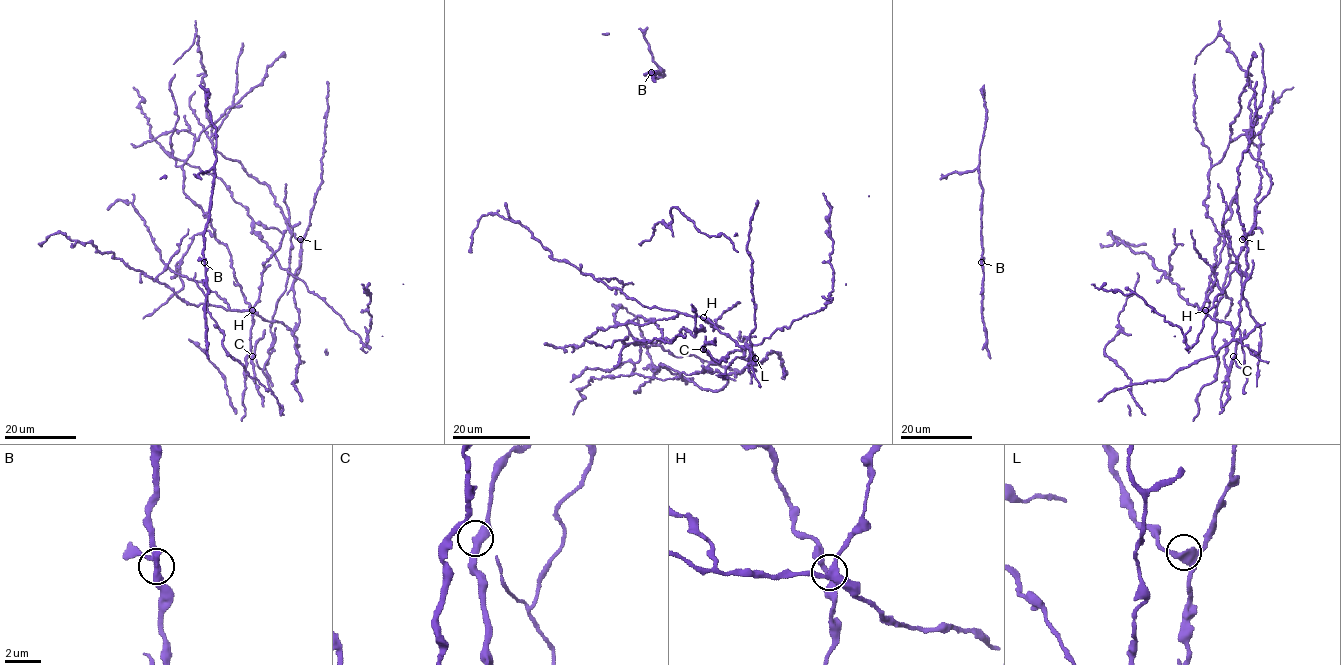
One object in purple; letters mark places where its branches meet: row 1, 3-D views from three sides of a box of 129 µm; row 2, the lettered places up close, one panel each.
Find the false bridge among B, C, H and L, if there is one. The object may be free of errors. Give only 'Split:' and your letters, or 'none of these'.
Split: none of these

